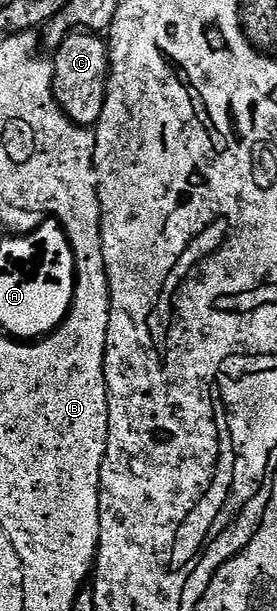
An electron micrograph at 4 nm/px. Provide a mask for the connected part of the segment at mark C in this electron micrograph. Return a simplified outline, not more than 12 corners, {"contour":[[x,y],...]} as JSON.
{"contour":[[78,30],[55,49],[53,97],[74,124],[96,125],[109,46]]}

